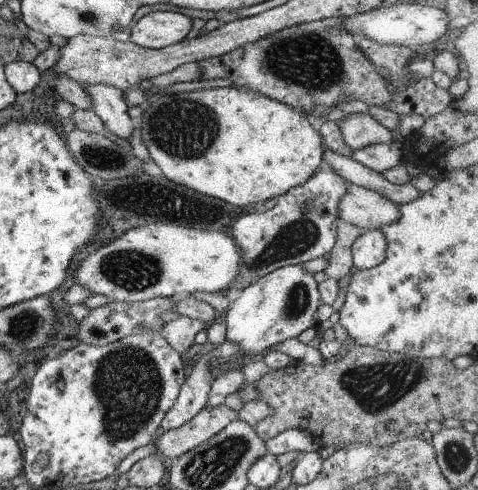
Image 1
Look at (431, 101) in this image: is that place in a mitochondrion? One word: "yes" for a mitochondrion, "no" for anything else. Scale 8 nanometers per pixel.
no

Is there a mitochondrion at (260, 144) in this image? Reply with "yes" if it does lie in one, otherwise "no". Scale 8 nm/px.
no

